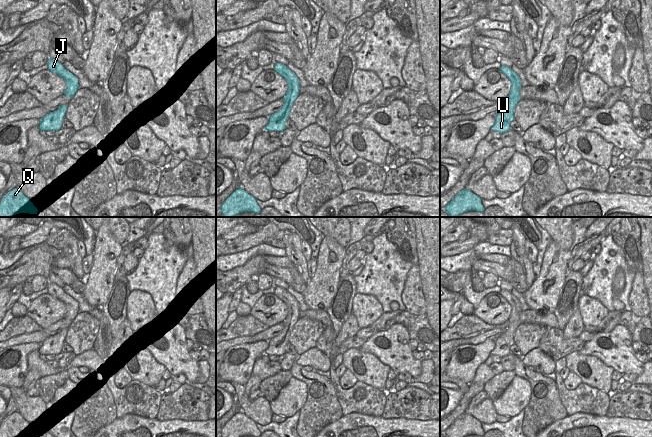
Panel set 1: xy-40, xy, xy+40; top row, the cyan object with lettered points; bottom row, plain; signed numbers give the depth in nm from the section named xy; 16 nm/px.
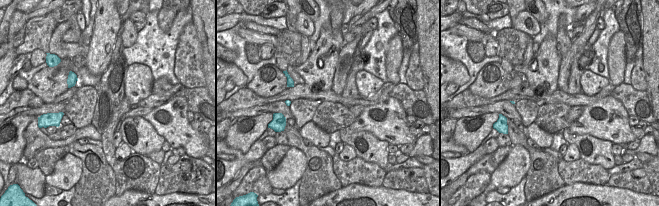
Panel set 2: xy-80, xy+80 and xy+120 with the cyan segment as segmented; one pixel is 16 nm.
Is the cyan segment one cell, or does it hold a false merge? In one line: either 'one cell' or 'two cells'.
one cell

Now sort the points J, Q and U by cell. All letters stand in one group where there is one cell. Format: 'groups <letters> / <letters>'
groups J Q U

